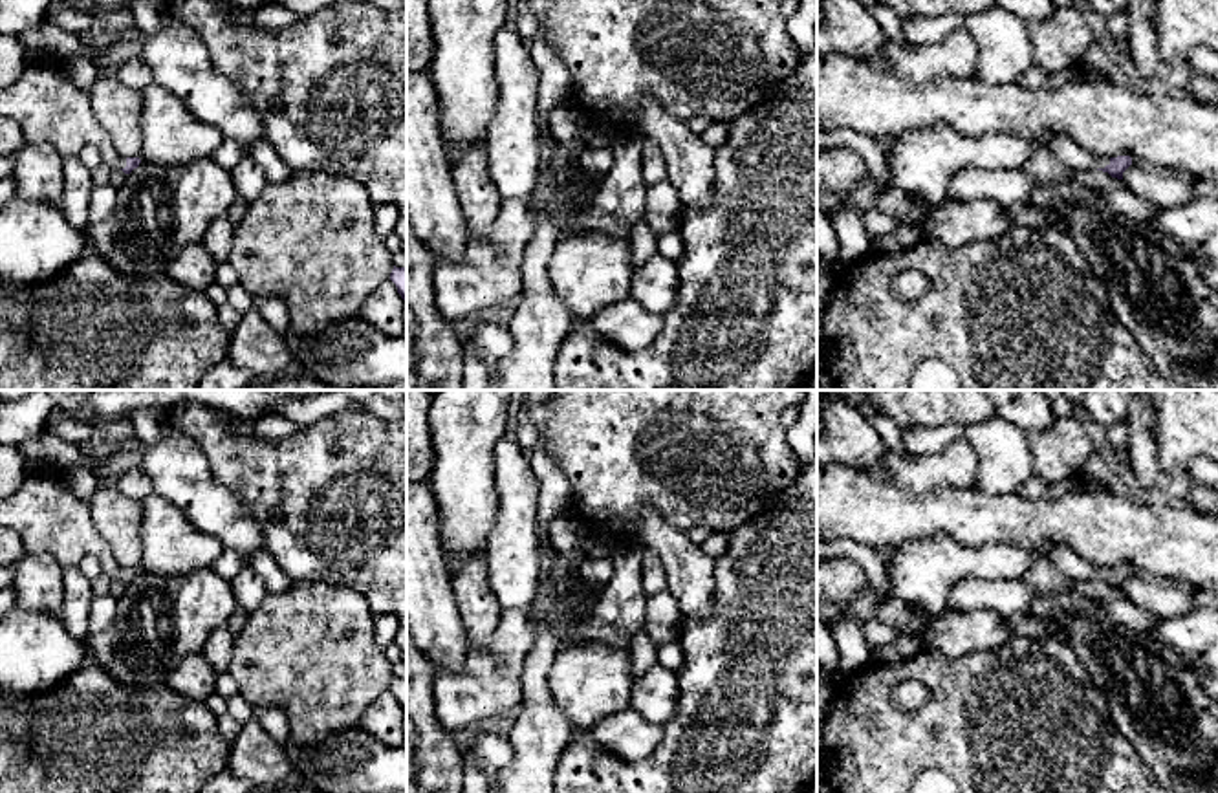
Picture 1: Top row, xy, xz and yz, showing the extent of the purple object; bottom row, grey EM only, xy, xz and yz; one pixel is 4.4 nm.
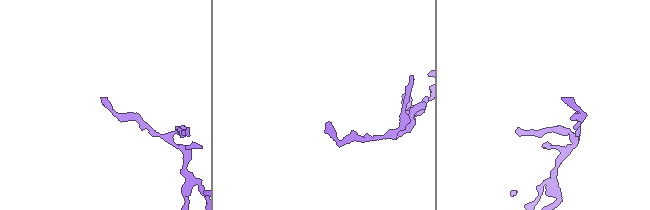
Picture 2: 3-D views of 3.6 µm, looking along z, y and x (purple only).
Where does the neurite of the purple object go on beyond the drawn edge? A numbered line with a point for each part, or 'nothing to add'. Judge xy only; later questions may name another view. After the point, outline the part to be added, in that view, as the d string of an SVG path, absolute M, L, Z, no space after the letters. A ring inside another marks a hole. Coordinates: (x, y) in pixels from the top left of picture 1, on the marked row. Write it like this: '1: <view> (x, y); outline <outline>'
1: xy (50, 108); outline M57 57L37 59L11 86L0 90L0 115L20 125L26 143L49 143L64 159L79 156L84 147L95 147L112 170L126 167L126 158L115 150L108 132L93 115L88 92L70 81L64 60Z

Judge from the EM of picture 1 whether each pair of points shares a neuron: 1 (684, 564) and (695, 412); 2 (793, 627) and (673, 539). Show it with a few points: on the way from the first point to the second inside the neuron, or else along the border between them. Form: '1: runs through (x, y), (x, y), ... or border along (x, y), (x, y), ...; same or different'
1: border along (651, 508), (685, 533); different
2: border along (715, 559), (715, 599), (709, 610); different

